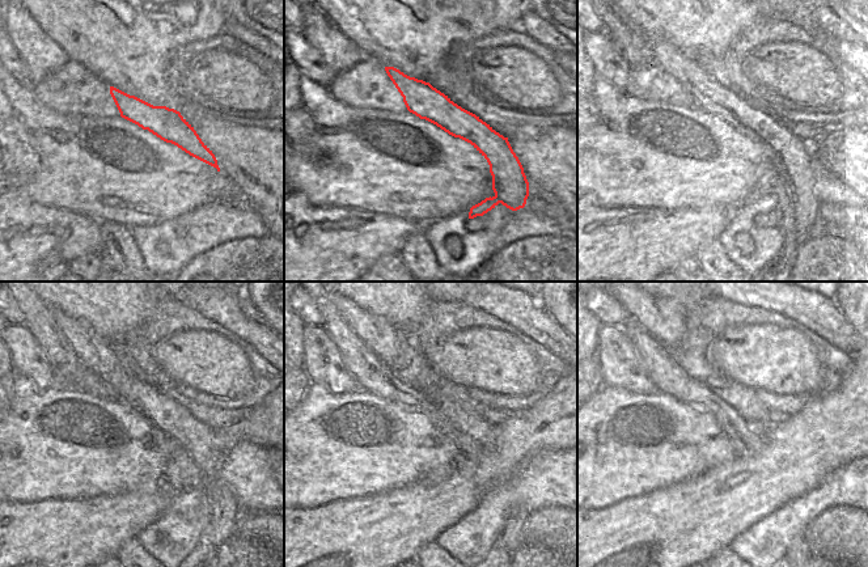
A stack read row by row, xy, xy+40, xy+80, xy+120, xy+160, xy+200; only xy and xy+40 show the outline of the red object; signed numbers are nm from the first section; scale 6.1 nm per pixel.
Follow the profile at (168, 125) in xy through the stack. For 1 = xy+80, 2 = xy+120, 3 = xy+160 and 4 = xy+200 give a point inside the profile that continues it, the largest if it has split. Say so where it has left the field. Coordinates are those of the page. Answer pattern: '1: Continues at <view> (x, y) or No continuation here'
1: Continues at xy+80 (800, 212)
2: Continues at xy+120 (96, 354)
3: Continues at xy+160 (373, 330)
4: Continues at xy+200 (664, 318).

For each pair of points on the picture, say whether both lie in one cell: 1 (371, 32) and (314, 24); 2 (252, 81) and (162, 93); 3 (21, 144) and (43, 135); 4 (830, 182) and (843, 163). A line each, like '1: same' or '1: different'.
1: different
2: different
3: different
4: different

